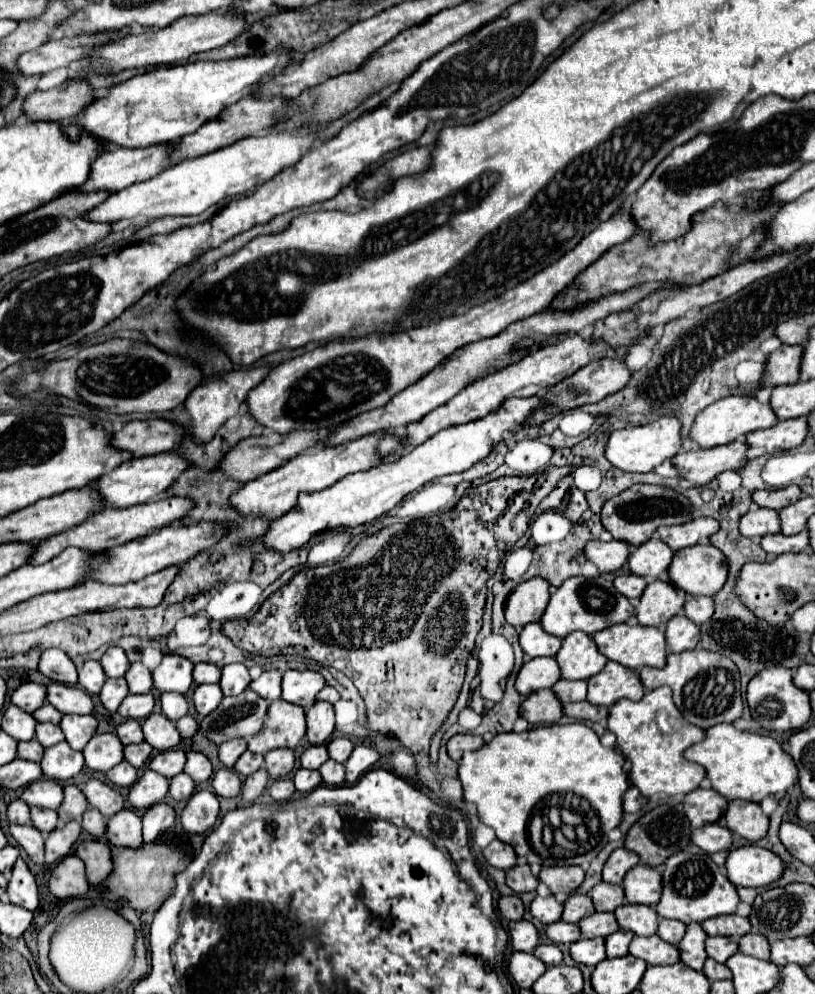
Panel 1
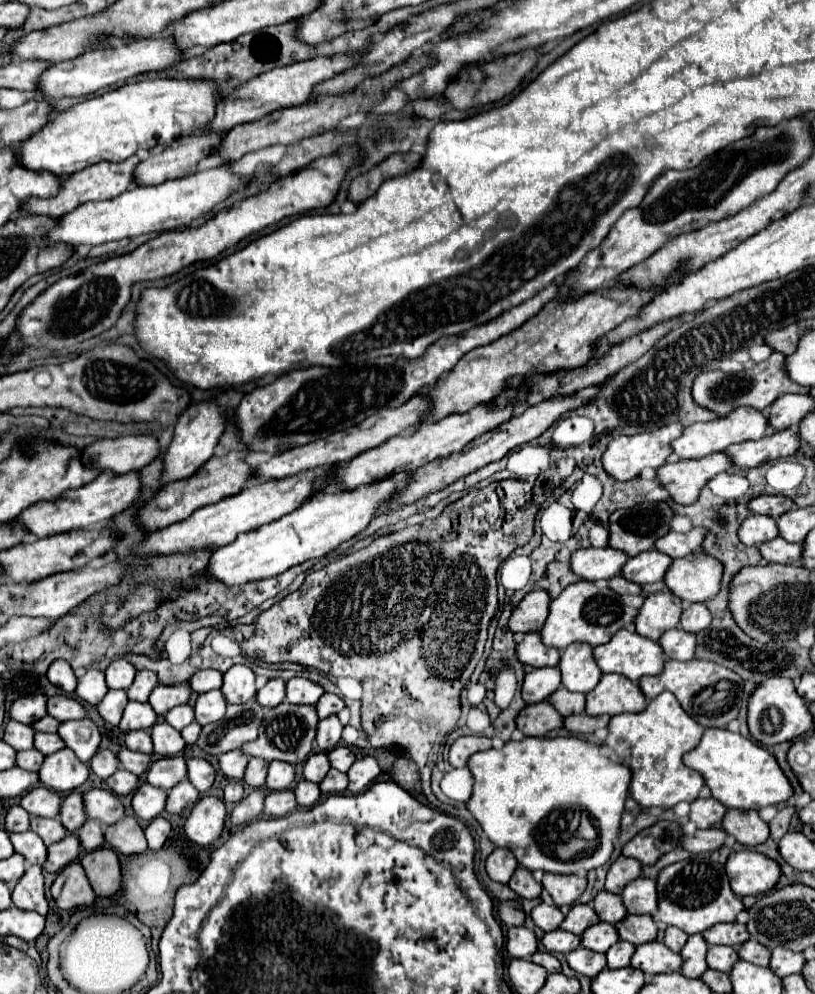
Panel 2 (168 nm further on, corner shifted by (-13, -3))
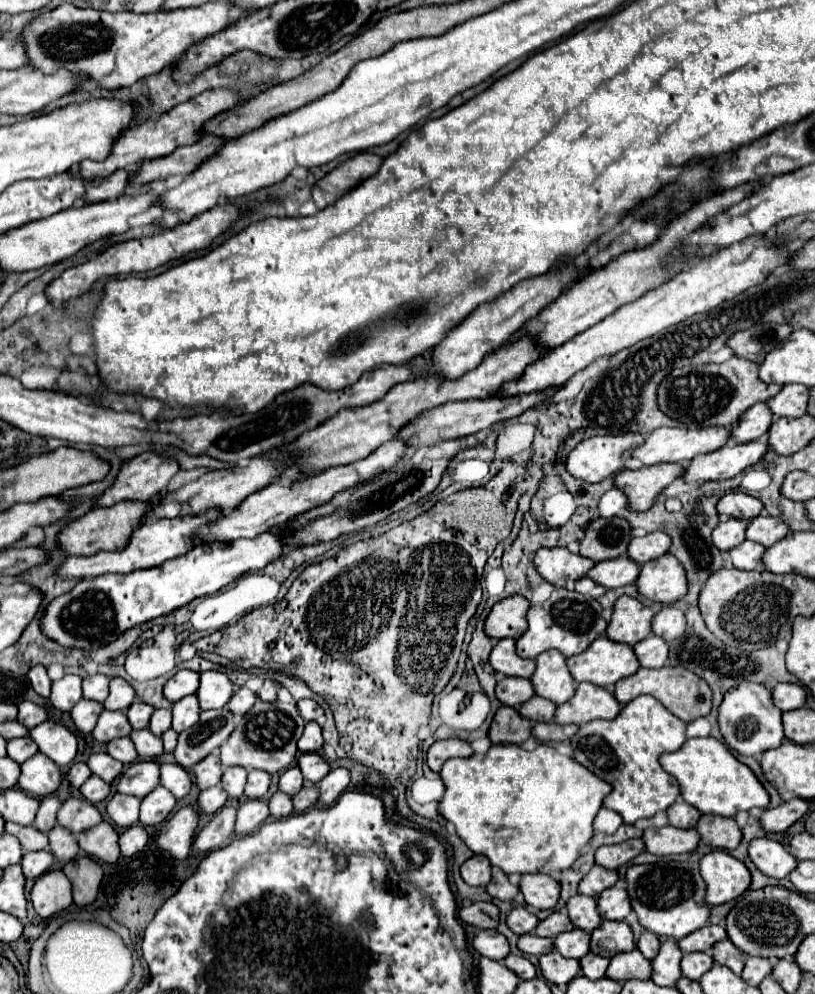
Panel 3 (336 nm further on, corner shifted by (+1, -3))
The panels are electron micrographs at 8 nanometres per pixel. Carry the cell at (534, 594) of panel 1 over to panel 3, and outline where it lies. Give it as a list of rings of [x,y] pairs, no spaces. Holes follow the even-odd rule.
[[[512,595],[498,601],[486,617],[484,633],[492,639],[518,639],[526,631],[526,611],[530,603],[522,595]]]

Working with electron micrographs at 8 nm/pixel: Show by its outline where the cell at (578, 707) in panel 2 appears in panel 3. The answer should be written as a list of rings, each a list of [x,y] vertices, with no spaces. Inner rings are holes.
[[[534,695],[530,701],[526,701],[518,713],[524,715],[524,719],[530,719],[534,723],[540,723],[540,721],[552,721],[554,717],[554,711],[556,711],[556,705],[552,701],[546,701],[538,695]]]

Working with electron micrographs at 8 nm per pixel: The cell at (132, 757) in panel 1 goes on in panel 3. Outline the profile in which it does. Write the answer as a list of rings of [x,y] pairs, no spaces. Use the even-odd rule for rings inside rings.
[[[94,753],[94,755],[90,755],[86,765],[92,771],[92,775],[96,775],[96,777],[108,781],[108,783],[112,783],[120,775],[120,771],[124,767],[120,761],[112,759],[108,753]]]

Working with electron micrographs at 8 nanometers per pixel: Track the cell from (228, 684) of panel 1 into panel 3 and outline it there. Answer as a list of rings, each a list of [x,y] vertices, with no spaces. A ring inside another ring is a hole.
[[[204,671],[200,675],[200,687],[196,691],[202,711],[220,709],[232,697],[232,683],[222,671]]]

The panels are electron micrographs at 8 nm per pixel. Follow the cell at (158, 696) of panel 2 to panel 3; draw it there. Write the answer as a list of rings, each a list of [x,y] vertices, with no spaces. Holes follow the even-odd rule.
[[[134,701],[132,707],[126,711],[126,717],[128,717],[128,723],[132,725],[132,729],[144,729],[144,727],[148,727],[152,711],[154,711],[152,705]]]

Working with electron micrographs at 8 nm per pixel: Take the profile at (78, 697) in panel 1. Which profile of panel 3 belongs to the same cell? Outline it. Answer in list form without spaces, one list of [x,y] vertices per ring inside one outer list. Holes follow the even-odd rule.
[[[22,701],[18,703],[18,721],[26,727],[26,729],[34,729],[34,725],[40,725],[42,721],[46,721],[48,715],[42,707],[38,707],[36,703],[30,701]]]

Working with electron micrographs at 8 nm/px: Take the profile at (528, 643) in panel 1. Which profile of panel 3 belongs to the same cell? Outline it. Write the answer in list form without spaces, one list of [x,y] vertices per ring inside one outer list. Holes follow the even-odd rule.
[[[500,639],[498,645],[490,653],[490,665],[496,673],[502,673],[506,677],[524,677],[528,679],[536,663],[532,659],[522,659],[514,651],[514,639]]]

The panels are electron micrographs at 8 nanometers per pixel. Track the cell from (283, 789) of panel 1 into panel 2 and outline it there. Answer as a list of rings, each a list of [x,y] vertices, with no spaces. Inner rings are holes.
[[[292,789],[272,791],[264,801],[264,815],[282,817],[282,815],[288,815],[290,811],[294,811],[296,807],[298,807],[298,803],[294,801],[294,791]]]

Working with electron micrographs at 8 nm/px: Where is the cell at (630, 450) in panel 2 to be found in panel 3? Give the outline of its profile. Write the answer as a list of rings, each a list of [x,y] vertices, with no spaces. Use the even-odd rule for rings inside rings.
[[[640,433],[590,437],[578,443],[566,457],[566,471],[582,481],[598,483],[624,469],[632,449],[644,443]]]

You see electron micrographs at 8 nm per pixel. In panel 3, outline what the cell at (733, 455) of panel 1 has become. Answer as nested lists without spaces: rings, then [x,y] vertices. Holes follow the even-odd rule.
[[[676,463],[642,467],[636,471],[620,471],[614,477],[614,487],[626,495],[628,507],[632,511],[646,511],[648,507],[652,507],[658,493],[682,473],[684,467]]]

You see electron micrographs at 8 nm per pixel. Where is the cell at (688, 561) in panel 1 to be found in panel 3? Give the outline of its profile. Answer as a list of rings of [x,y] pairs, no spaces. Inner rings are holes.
[[[672,555],[652,559],[640,567],[636,589],[650,601],[674,603],[686,593],[686,571]]]

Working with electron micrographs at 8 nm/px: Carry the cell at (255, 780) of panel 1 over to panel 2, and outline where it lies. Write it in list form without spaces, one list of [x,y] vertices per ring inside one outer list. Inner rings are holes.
[[[254,789],[252,793],[248,793],[232,811],[232,825],[246,825],[248,821],[252,821],[254,817],[262,815],[264,809],[264,799],[268,795],[268,789]]]

